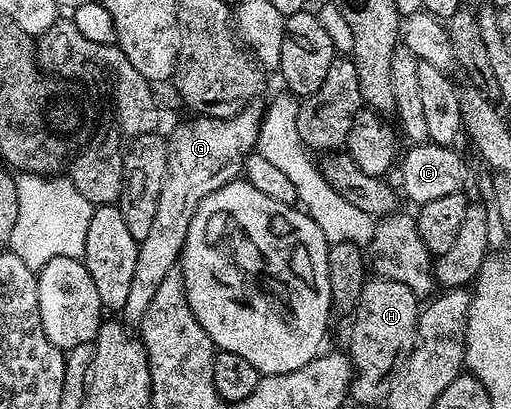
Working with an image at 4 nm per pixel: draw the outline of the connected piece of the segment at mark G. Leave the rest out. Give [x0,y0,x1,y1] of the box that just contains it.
[121,107,261,323]

